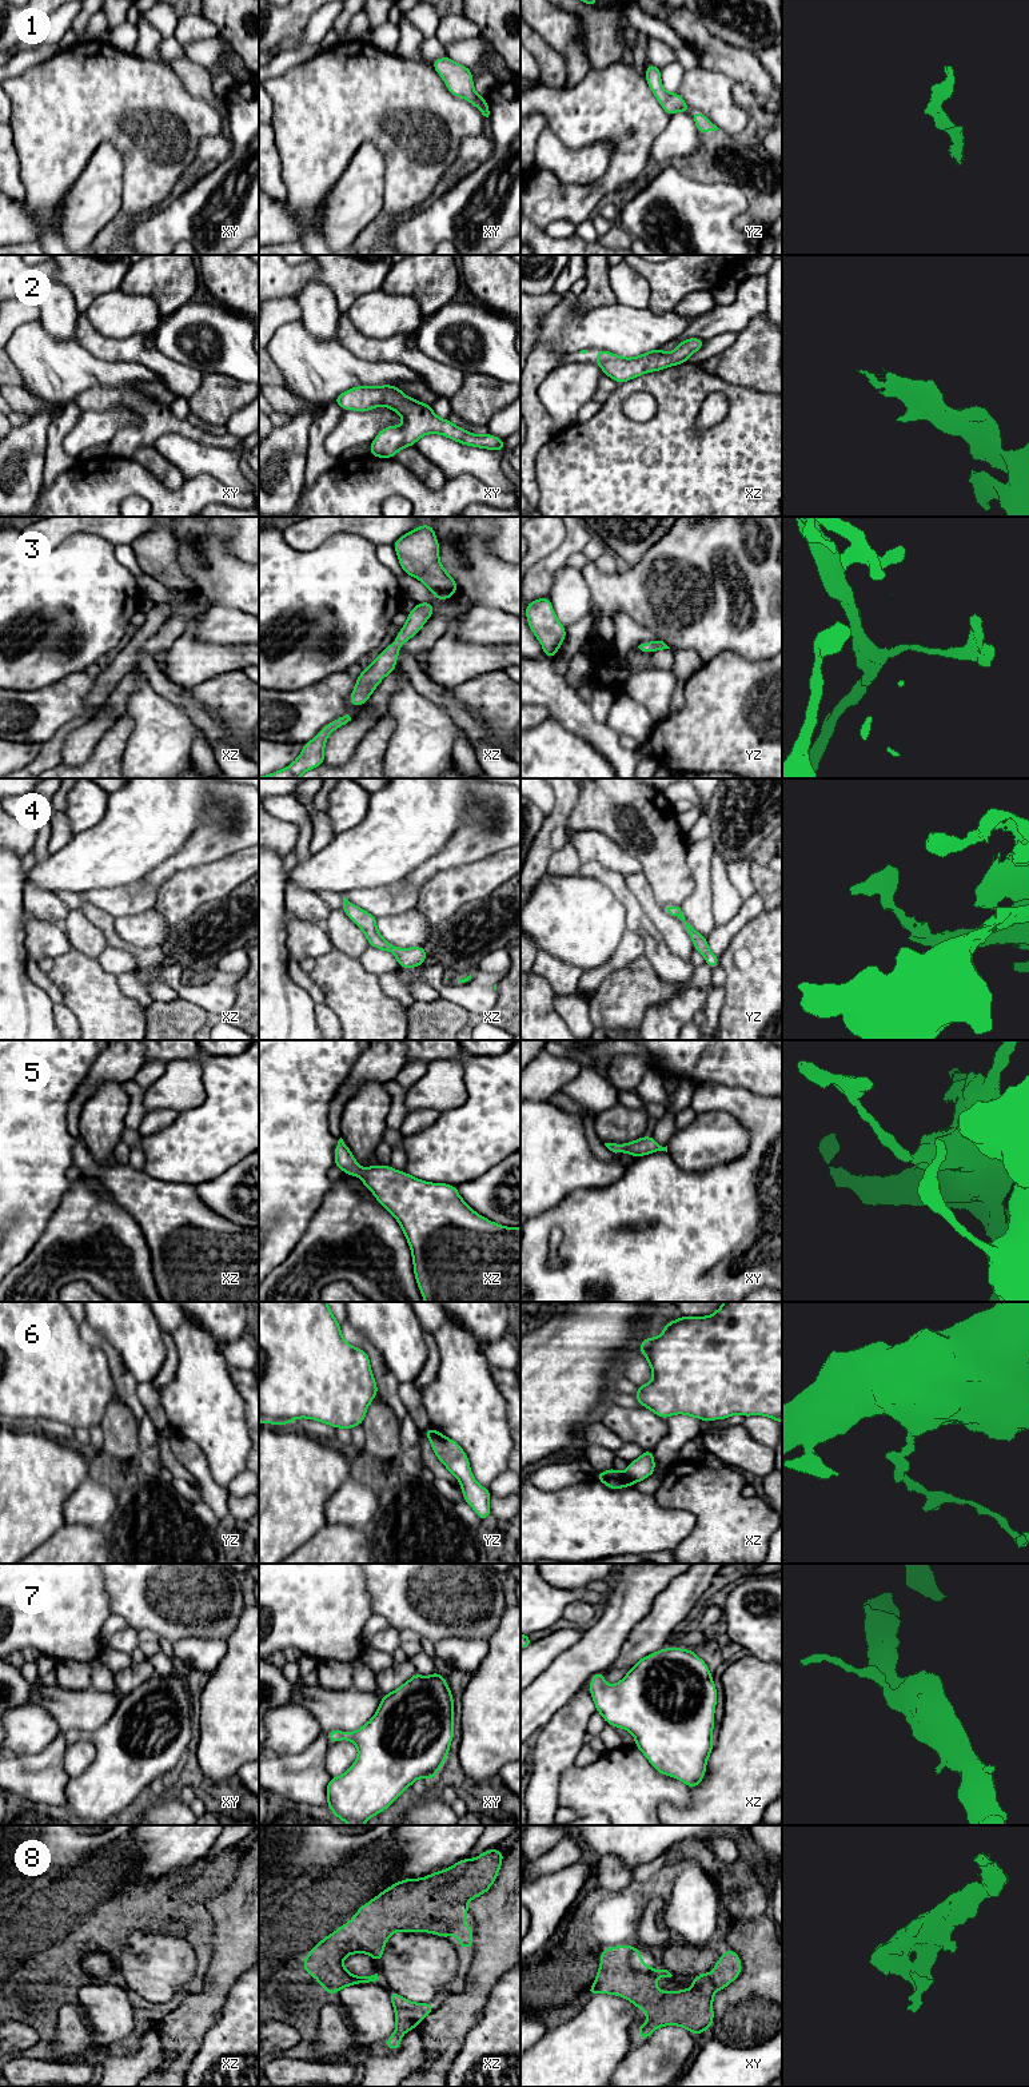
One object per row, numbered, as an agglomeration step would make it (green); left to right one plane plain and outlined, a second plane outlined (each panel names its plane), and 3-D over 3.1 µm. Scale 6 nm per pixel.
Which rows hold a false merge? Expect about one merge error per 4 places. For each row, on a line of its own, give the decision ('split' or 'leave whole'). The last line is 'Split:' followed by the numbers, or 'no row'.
1: leave whole
2: leave whole
3: leave whole
4: leave whole
5: leave whole
6: split
7: leave whole
8: leave whole
Split: 6

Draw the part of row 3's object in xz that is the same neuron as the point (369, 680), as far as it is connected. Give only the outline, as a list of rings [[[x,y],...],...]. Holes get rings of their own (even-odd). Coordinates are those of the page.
[[[420,602],[415,605],[415,608],[407,614],[407,622],[400,628],[396,640],[358,676],[356,685],[350,697],[350,704],[352,706],[359,706],[367,702],[379,682],[388,673],[396,670],[395,664],[400,646],[412,638],[432,614],[434,609],[431,602]]]

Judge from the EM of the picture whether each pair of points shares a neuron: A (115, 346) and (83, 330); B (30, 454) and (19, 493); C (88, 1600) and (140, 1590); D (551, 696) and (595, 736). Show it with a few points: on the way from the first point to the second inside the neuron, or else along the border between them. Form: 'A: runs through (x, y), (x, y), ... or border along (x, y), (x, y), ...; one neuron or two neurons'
A: runs through (107, 346), (100, 346), (91, 338); one neuron
B: runs through (20, 464), (19, 484); one neuron
C: border along (102, 1577), (111, 1613); two neurons
D: runs through (562, 703), (585, 725); one neuron

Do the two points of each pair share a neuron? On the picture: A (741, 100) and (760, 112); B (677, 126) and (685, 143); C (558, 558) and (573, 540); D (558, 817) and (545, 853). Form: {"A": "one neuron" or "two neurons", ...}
{"A": "one neuron", "B": "one neuron", "C": "one neuron", "D": "one neuron"}

